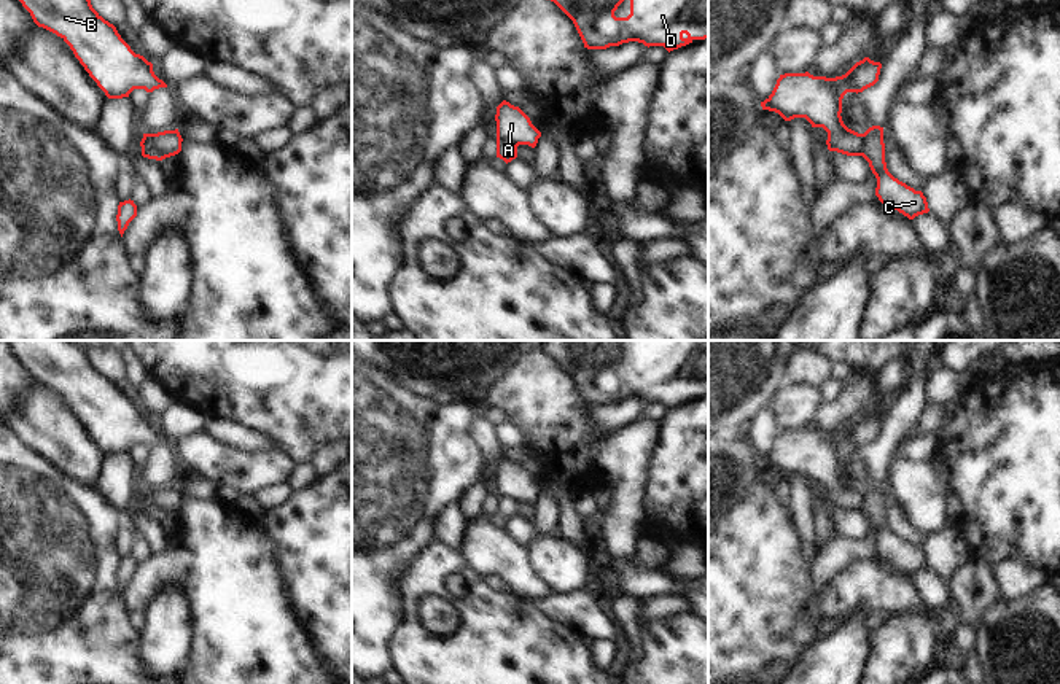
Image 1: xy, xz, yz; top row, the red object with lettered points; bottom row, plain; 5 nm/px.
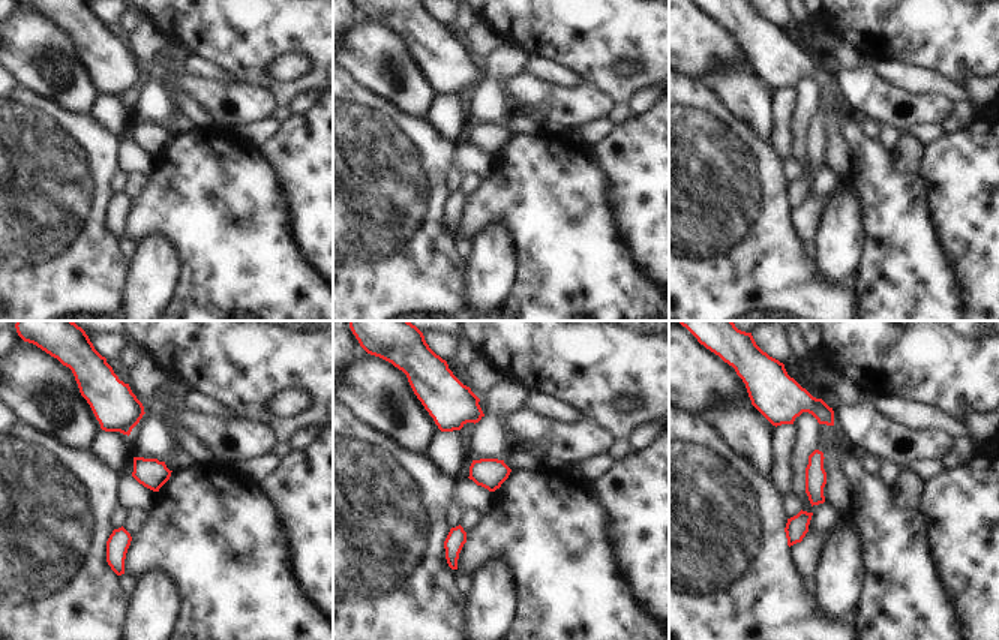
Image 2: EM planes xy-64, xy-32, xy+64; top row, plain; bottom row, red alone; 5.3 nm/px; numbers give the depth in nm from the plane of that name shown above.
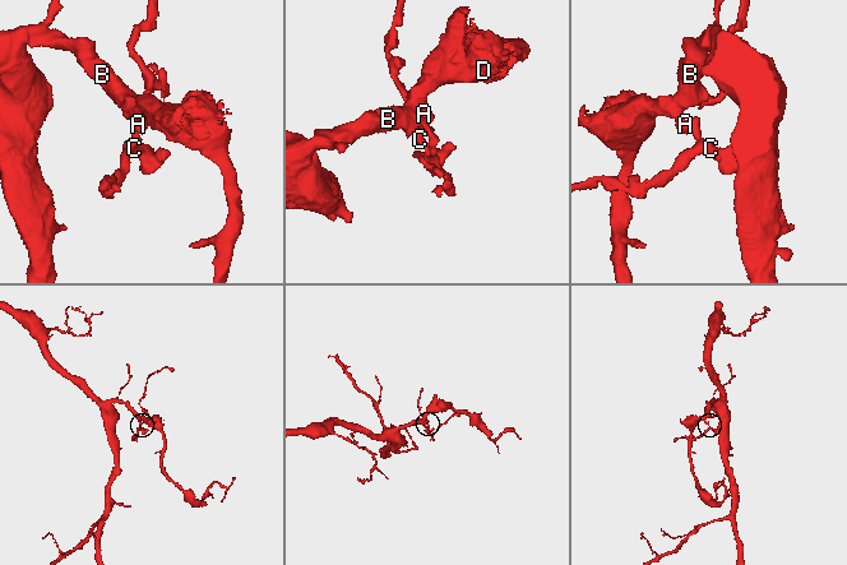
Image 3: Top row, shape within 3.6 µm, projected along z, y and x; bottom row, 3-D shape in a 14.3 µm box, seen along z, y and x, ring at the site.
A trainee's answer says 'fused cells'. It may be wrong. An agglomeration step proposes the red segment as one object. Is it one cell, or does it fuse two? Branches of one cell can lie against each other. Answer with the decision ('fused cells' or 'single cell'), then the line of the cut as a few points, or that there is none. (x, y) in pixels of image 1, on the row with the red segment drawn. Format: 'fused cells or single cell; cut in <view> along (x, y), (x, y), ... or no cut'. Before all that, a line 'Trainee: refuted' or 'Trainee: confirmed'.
Trainee: confirmed
fused cells; cut in xy along (150, 134), (148, 150), (153, 158)

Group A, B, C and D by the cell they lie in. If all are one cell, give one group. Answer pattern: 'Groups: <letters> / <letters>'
Groups: A B D / C

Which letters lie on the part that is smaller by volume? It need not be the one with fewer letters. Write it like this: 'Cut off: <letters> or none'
Cut off: C

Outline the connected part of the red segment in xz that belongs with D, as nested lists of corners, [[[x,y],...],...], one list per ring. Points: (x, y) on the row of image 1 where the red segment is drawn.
[[[624,0],[551,2],[573,21],[587,49],[638,41],[670,52],[708,38],[708,0],[630,0],[627,17],[614,16]]]

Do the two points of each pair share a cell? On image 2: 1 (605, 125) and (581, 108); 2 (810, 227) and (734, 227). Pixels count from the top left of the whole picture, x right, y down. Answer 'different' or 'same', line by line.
1: different
2: different

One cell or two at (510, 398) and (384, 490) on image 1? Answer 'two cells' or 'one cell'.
two cells

